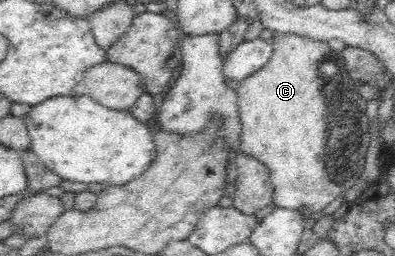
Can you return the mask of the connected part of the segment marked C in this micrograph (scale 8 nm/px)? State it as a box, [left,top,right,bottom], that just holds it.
[236,33,370,217]

